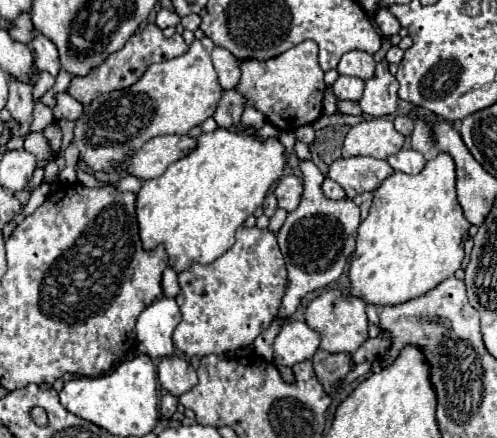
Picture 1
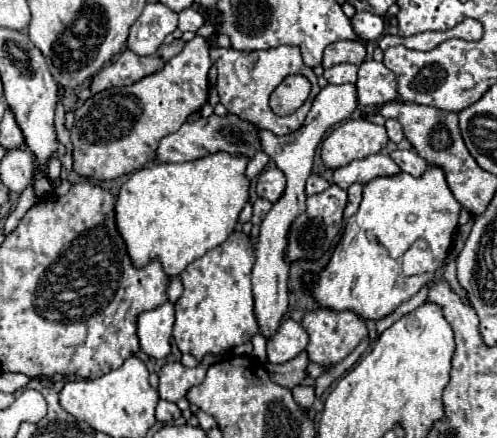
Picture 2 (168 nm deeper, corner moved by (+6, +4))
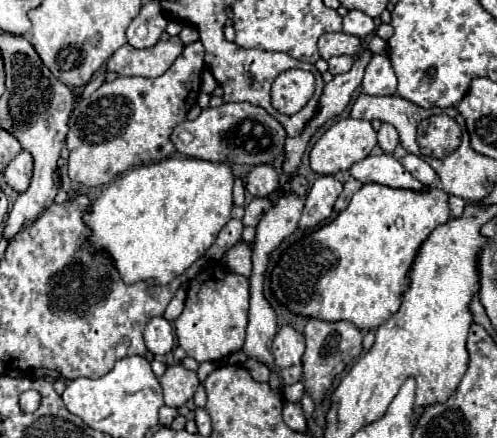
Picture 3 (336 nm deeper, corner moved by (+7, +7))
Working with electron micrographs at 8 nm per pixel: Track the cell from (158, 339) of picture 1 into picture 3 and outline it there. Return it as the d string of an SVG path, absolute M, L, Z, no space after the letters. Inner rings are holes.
M165 317L149 319L143 329L143 339L145 339L147 349L153 355L165 355L165 353L173 351L173 347L175 347L173 327Z

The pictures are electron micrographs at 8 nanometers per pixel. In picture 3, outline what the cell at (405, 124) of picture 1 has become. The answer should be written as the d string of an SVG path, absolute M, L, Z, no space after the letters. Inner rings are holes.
M383 123L381 129L379 129L379 147L385 151L385 153L393 153L393 149L399 145L399 133L393 125L389 123Z

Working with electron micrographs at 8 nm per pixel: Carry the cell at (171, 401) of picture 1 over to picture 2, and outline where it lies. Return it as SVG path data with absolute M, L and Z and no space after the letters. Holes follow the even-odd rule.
M160 400L158 406L156 406L156 418L160 422L172 422L176 418L180 418L180 408L172 402L166 402L166 400Z

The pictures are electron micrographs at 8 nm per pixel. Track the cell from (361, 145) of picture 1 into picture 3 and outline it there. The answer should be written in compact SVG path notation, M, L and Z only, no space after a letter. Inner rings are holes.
M353 117L339 119L335 125L331 125L317 139L317 143L311 149L309 163L311 163L311 169L315 173L321 173L321 175L331 175L331 173L337 173L337 171L347 171L353 163L365 159L375 145L377 145L377 131L373 129L371 121L353 119Z

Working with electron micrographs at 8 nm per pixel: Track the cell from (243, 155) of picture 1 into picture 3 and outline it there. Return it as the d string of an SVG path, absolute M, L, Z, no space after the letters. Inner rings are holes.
M167 157L159 163L133 167L119 175L85 213L85 221L91 227L91 249L107 251L125 283L147 281L167 285L203 257L215 243L219 231L229 223L233 209L233 179L229 165L193 157Z

